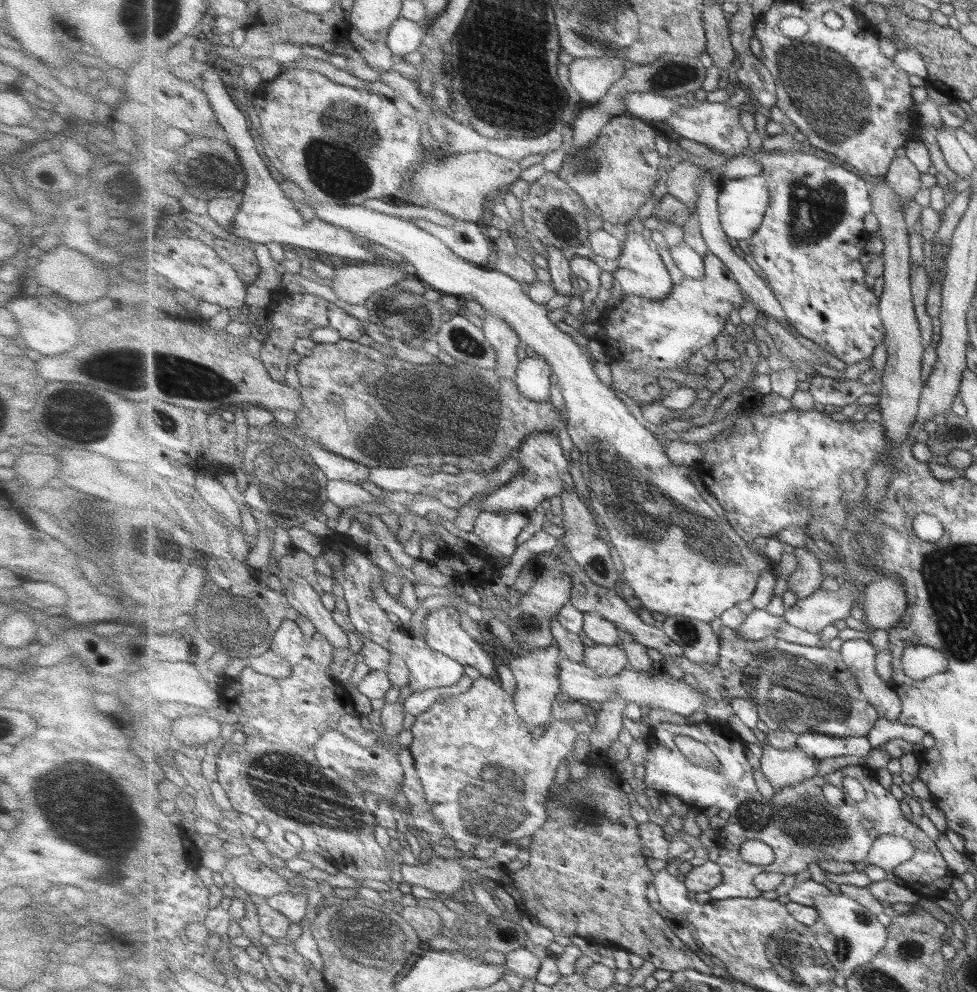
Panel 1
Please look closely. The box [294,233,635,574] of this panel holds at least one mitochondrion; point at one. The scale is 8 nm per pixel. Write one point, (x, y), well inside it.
(408, 421)

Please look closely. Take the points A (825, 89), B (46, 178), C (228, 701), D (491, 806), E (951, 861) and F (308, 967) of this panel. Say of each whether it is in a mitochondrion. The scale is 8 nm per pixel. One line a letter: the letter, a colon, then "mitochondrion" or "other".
A: mitochondrion
B: other
C: other
D: mitochondrion
E: other
F: other

